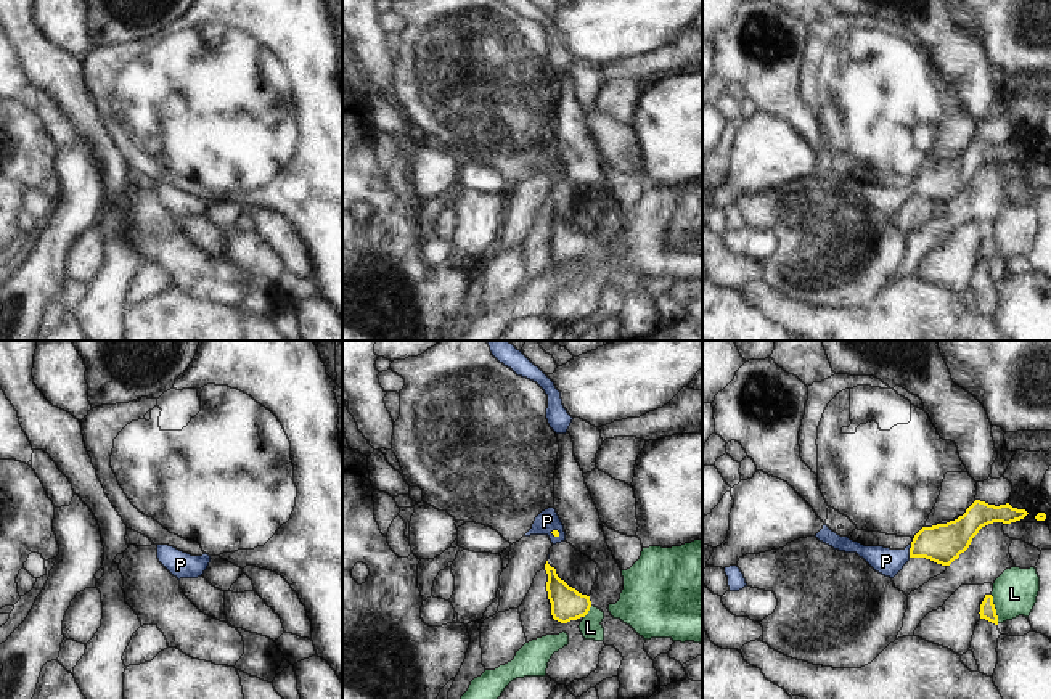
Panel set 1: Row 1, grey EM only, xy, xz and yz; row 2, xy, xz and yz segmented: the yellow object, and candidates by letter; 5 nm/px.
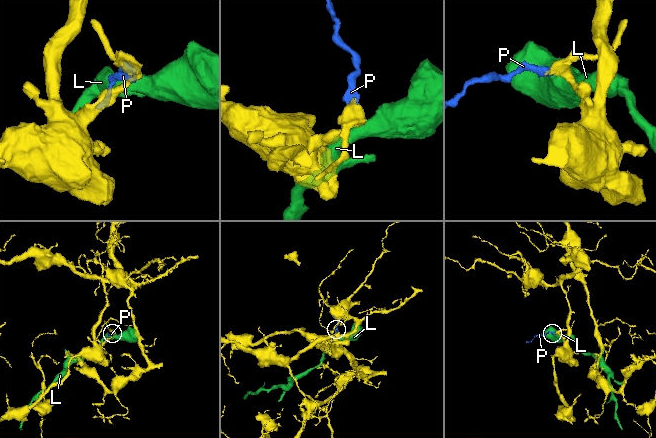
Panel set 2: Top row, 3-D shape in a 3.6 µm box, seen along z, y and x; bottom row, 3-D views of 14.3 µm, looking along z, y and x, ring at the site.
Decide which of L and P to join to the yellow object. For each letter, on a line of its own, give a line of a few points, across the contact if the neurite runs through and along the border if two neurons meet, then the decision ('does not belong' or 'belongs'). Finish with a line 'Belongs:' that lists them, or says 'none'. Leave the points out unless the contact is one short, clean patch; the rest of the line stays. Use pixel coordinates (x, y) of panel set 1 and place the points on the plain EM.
L: does not belong
P: line yz (942, 183), (926, 183), (910, 190), (892, 201), (886, 201); belongs
Belongs: P

